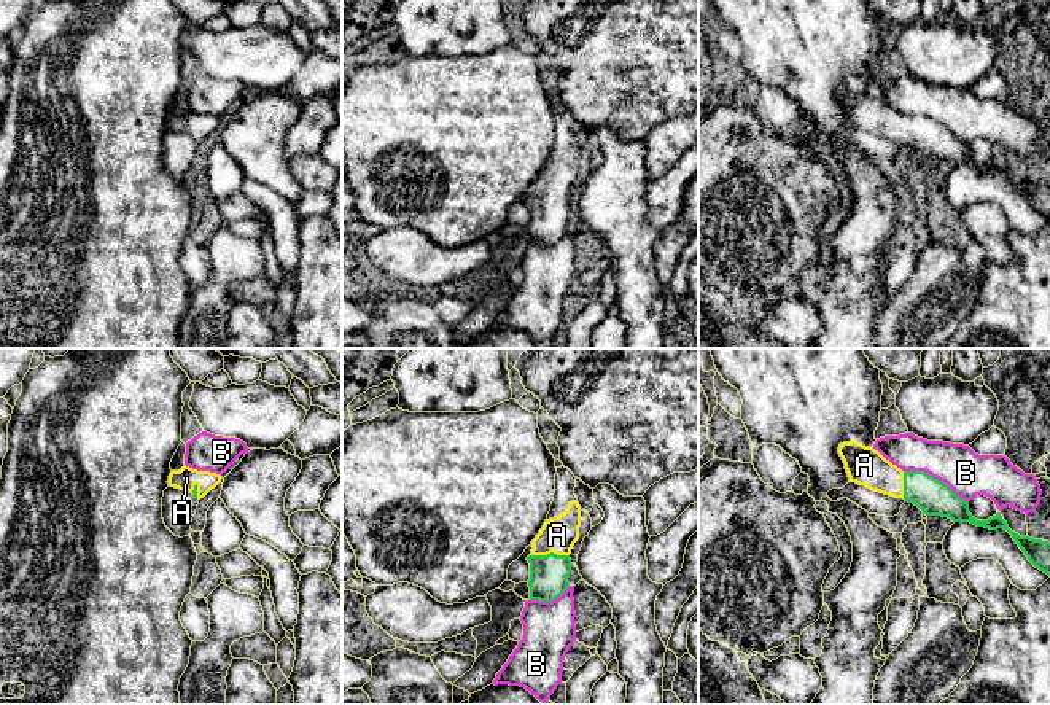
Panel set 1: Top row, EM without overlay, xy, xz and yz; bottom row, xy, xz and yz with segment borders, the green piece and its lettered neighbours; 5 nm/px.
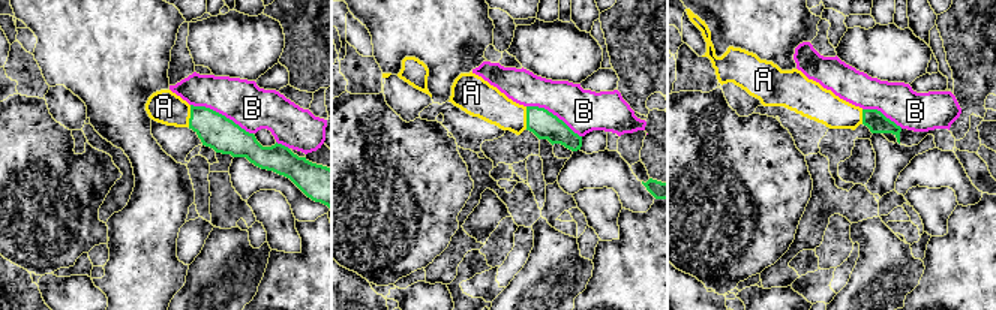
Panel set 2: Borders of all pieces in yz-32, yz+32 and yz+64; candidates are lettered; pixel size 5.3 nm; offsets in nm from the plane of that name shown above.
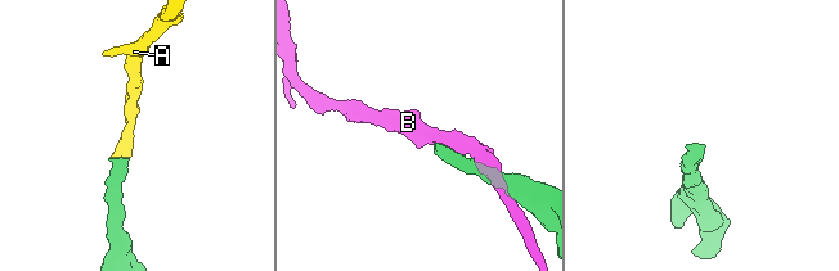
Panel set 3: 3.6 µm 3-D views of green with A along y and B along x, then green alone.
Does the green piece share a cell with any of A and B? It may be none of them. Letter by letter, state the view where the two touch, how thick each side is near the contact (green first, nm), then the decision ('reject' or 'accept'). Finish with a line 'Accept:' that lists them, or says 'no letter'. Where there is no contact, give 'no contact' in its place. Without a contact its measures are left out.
A: contact in xz; calibres 190 and 180 nm; accept
B: contact in yz; calibres 180 and 220 nm; reject
Accept: A

